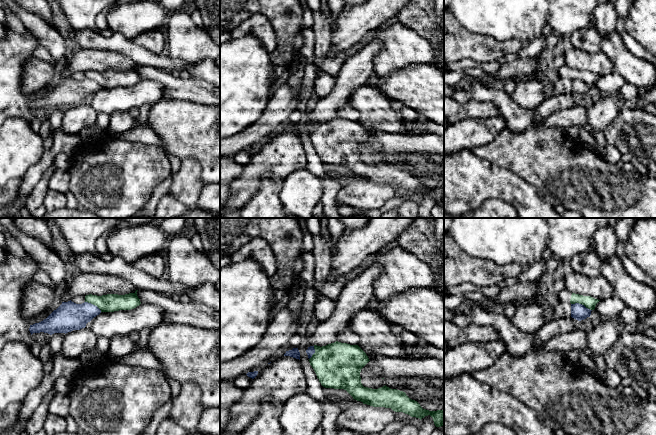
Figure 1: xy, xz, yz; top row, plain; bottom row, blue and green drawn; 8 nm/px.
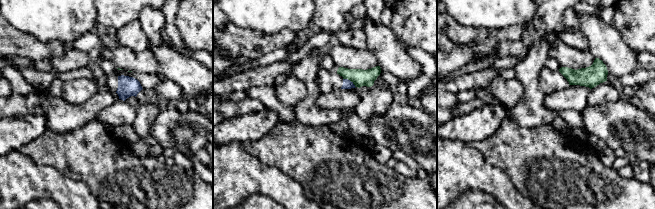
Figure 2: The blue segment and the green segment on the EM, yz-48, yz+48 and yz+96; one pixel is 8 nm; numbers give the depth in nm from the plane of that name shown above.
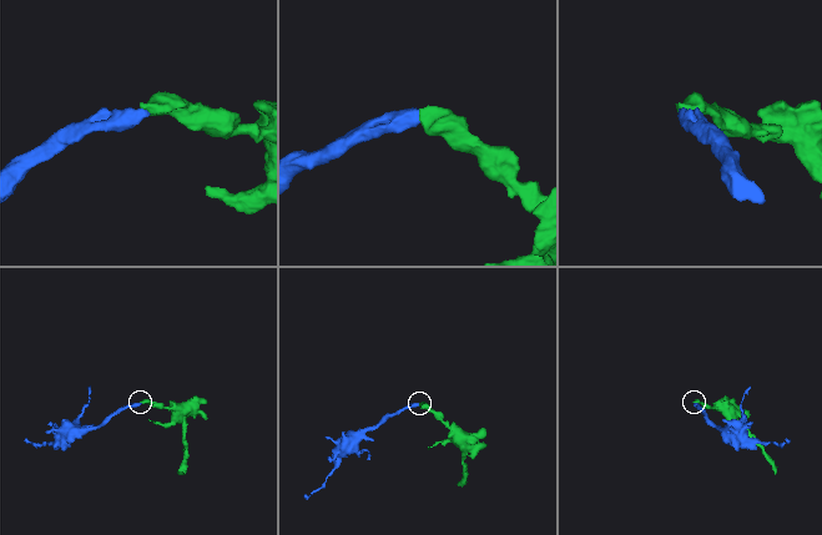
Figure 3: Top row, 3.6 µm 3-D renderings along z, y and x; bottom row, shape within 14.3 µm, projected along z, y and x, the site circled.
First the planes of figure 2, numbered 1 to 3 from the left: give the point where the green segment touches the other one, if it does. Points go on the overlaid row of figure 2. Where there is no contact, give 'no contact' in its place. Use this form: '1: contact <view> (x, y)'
1: no contact
2: contact yz+48 (350, 81)
3: no contact

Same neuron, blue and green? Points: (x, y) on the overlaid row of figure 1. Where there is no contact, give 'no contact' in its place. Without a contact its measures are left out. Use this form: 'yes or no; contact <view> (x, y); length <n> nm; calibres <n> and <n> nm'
no; contact yz (581, 304); length 180 nm; calibres 130 and 100 nm

